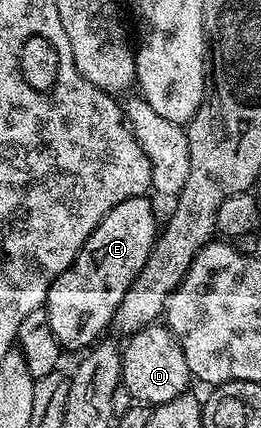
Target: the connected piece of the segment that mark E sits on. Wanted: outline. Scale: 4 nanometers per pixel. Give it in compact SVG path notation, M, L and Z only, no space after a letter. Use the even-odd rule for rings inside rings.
M133 196L108 210L68 270L52 282L44 307L48 326L63 349L89 349L101 337L98 335L111 327L128 286L148 262L148 254L158 239L160 220L154 217L154 208L148 201L146 196Z

